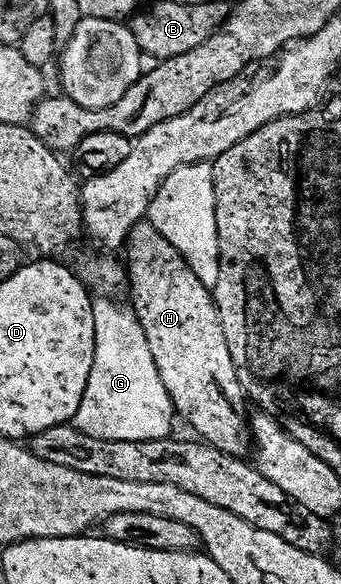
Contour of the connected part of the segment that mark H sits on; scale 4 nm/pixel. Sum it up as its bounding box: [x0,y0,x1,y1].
[125,219,253,458]

